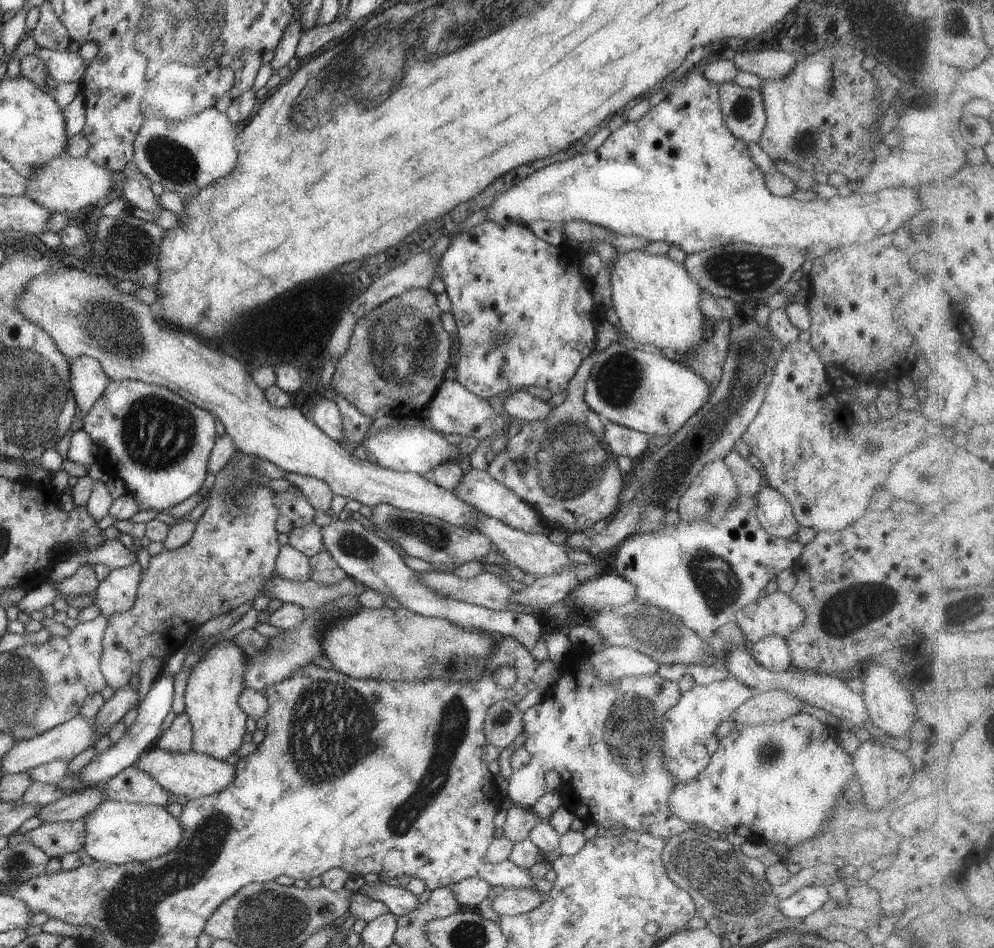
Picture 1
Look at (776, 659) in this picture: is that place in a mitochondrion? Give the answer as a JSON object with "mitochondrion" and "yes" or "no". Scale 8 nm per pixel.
{"mitochondrion":"no"}

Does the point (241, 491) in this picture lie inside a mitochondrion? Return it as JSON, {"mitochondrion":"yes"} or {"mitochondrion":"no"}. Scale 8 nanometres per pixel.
{"mitochondrion":"yes"}

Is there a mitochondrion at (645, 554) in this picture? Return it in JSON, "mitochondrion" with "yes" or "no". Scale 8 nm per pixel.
{"mitochondrion":"no"}

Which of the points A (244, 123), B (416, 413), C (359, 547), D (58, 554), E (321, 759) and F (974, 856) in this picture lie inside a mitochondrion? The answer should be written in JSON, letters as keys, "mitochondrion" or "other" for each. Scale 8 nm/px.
{"A":"other","B":"other","C":"mitochondrion","D":"other","E":"mitochondrion","F":"other"}

